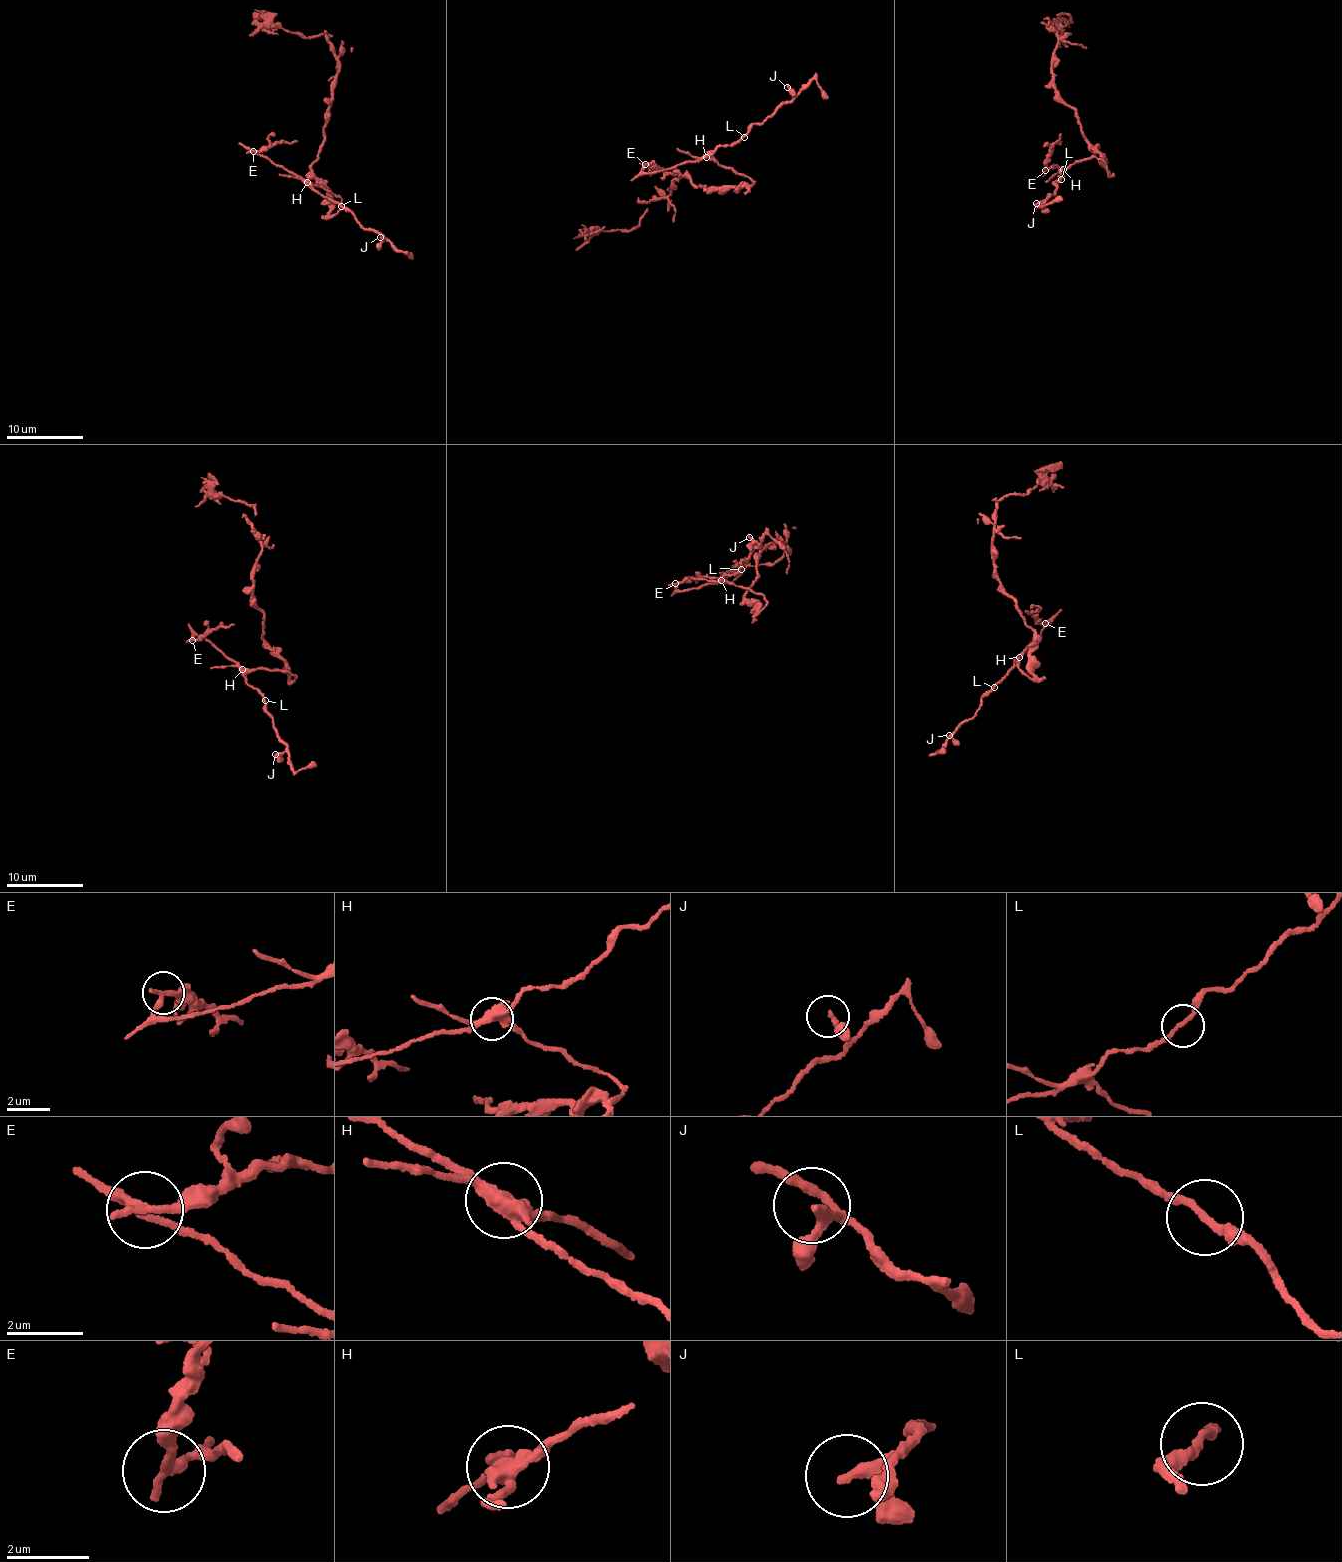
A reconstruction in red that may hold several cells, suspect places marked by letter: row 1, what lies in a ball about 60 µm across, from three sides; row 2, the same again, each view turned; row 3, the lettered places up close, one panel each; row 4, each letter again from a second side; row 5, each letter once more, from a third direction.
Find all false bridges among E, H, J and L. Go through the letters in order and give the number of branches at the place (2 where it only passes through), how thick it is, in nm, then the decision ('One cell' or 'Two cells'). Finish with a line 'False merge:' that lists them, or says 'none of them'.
E: Branches: 2. Thickness 240 nm. Two cells
H: Branches: 3. Thickness 360 nm. Two cells
J: Branches: 2. Thickness 220 nm. One cell
L: Branches: 2. Thickness 200 nm. One cell
False merge: E, H

